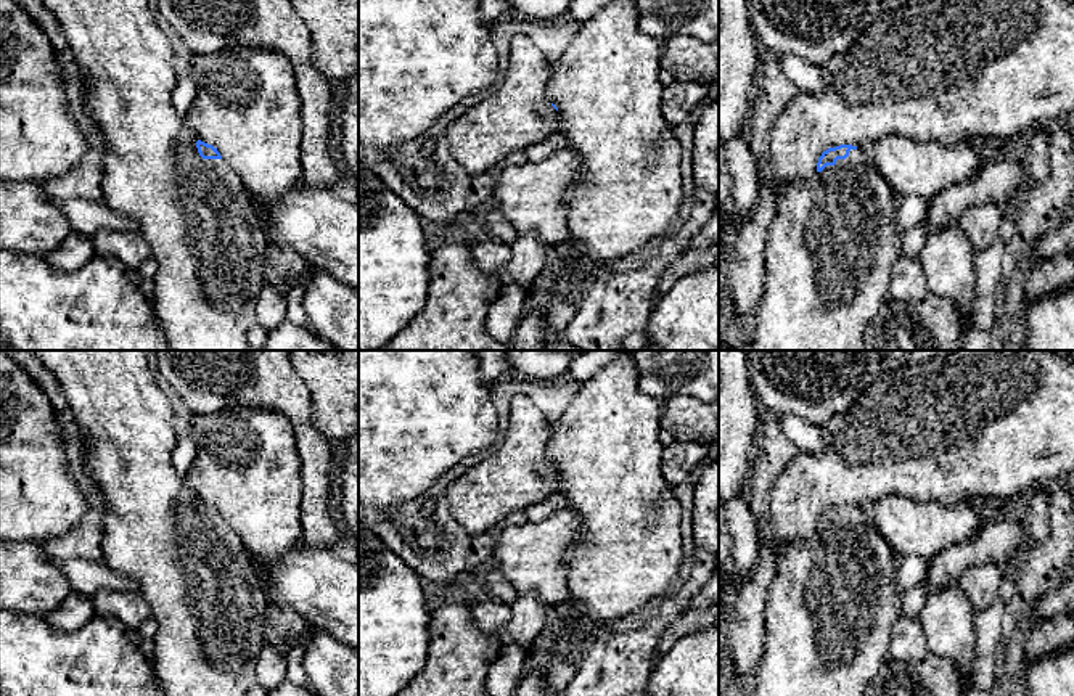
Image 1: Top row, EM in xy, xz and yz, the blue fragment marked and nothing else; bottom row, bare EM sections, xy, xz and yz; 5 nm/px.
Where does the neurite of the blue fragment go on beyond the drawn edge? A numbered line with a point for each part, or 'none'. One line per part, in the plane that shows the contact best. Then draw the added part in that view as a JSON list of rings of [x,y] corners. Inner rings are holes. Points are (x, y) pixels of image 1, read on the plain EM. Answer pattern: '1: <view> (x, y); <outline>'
1: yz (830, 608); [[[862,508],[851,510],[846,519],[838,519],[834,526],[826,526],[809,538],[793,540],[777,559],[777,574],[767,590],[762,656],[756,670],[756,688],[751,696],[863,696],[868,682],[876,675],[887,659],[891,630],[902,616],[902,593],[897,587],[899,558],[876,532],[870,518]]]

